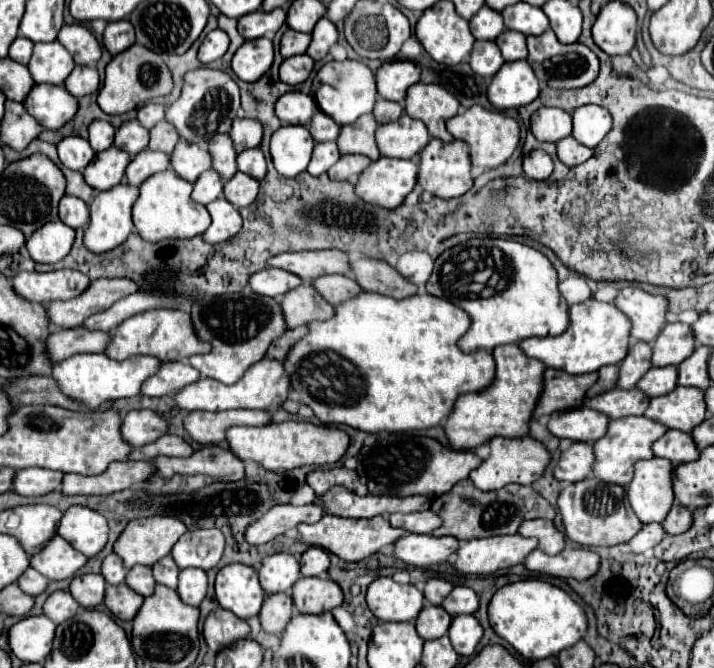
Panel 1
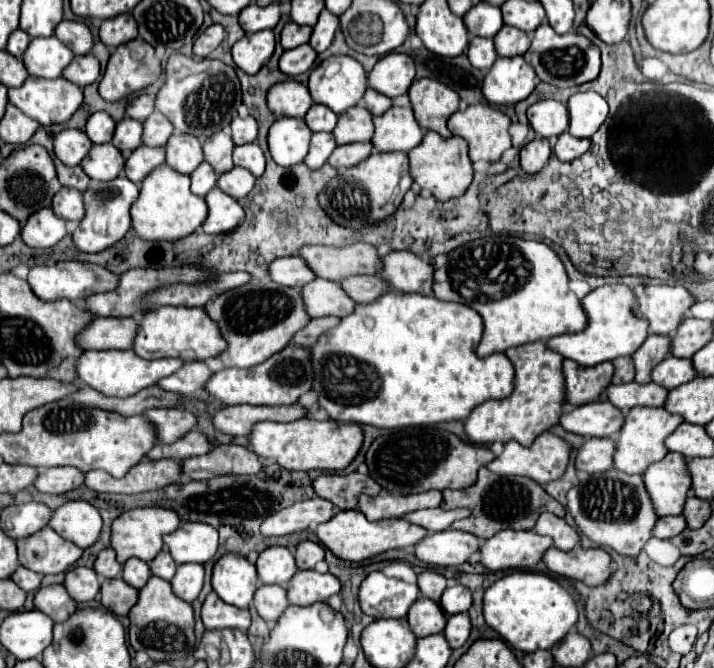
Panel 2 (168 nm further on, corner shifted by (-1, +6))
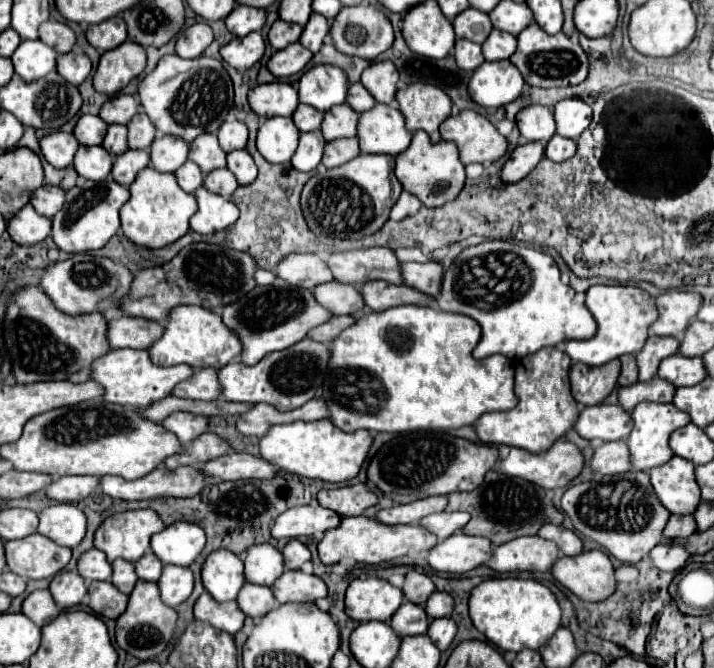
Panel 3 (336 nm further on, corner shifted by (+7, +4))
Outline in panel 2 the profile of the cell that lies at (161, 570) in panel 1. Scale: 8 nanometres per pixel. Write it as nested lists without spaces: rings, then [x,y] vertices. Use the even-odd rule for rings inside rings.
[[[163,549],[163,551],[157,553],[157,557],[149,563],[149,567],[151,567],[151,573],[153,573],[153,575],[157,575],[157,577],[161,577],[161,579],[165,579],[165,581],[171,581],[173,575],[175,575],[177,563],[175,563],[173,557],[169,555],[169,551]]]

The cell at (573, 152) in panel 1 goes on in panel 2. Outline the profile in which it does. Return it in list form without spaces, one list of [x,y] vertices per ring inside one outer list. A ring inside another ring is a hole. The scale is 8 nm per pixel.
[[[561,133],[553,151],[561,161],[573,161],[581,157],[589,147],[591,147],[591,139],[577,139],[577,137],[571,137],[569,133]]]

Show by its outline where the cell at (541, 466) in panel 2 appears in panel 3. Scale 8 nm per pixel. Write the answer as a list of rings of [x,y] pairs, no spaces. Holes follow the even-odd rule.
[[[559,439],[543,453],[529,453],[525,449],[511,447],[511,453],[507,455],[507,459],[501,459],[495,469],[509,477],[521,477],[525,481],[533,481],[535,485],[541,485],[543,489],[555,489],[555,487],[569,485],[581,473],[581,467],[583,467],[581,451],[573,443]]]

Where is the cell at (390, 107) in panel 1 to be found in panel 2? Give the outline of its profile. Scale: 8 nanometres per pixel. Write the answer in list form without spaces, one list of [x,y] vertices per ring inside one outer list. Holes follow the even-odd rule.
[[[371,87],[363,95],[363,103],[371,111],[371,115],[383,115],[393,105],[393,101],[389,97],[381,95],[379,91],[373,91]]]

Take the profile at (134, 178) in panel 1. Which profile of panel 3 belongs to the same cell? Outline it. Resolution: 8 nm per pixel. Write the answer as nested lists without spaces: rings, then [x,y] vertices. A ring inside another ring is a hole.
[[[129,149],[125,151],[121,157],[115,157],[113,163],[113,179],[117,183],[121,183],[123,187],[129,187],[133,183],[133,179],[137,177],[137,173],[145,167],[149,167],[151,157],[149,151],[141,151],[141,149]]]

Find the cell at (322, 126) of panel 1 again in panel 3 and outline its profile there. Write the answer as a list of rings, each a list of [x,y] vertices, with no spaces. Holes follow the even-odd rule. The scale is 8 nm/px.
[[[299,105],[297,107],[297,111],[293,113],[293,121],[295,121],[295,125],[297,125],[297,129],[299,131],[315,131],[315,129],[319,129],[321,127],[321,121],[323,121],[323,113],[321,111],[317,111],[317,109],[313,109],[311,105]]]

